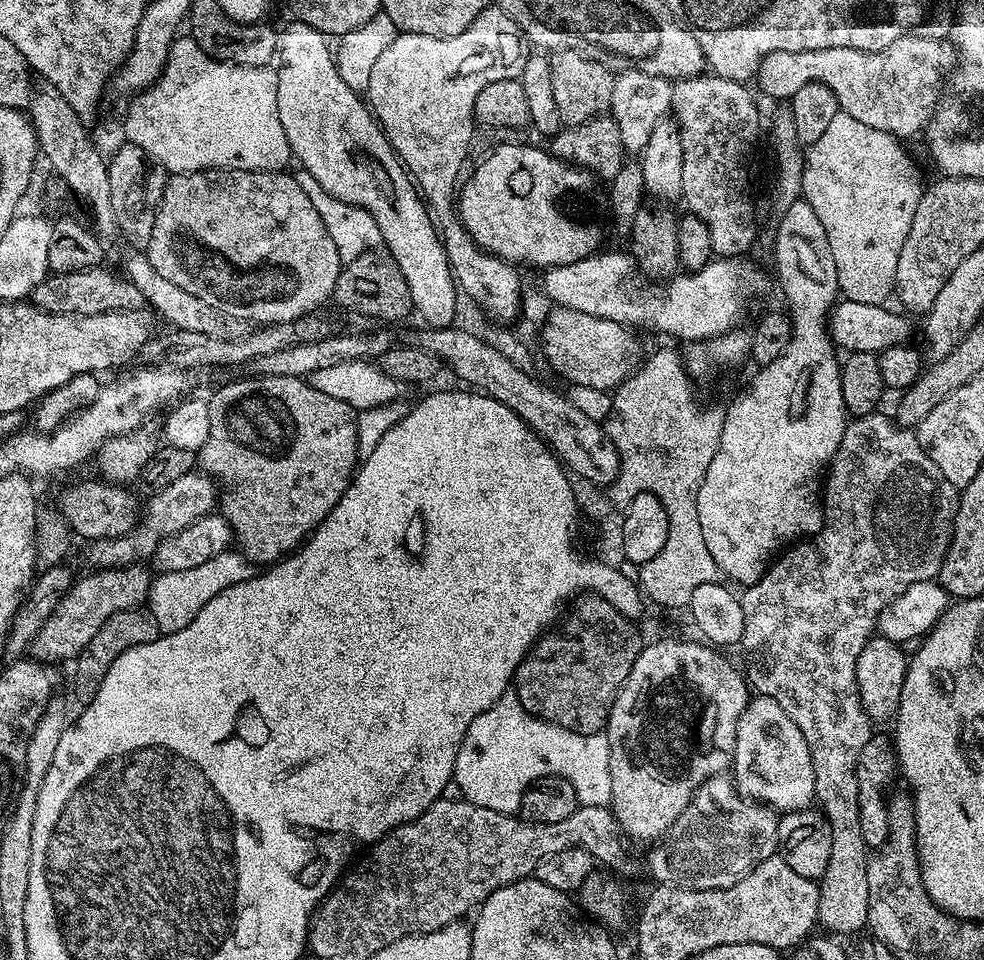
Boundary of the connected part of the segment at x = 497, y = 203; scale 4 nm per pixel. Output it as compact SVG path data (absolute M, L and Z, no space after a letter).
M500 144L467 180L458 192L458 215L470 238L491 256L547 270L601 251L604 219L606 222L610 215L605 189L591 172L559 160L545 149Z

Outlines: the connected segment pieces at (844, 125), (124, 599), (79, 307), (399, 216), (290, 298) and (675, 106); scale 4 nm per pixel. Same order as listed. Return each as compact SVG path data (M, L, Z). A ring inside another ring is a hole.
M840 112L831 120L822 138L807 145L802 198L814 206L814 214L822 222L824 239L830 242L834 284L843 299L884 304L895 291L898 257L924 189L924 182L911 163L911 156L901 144L899 137L874 130L874 126L866 126L858 122L858 118L850 118L850 114Z
M143 563L128 564L124 568L102 568L93 571L93 576L84 576L75 581L72 590L58 602L56 612L38 630L30 649L31 659L41 664L59 665L59 660L75 661L80 651L102 630L106 618L122 610L139 608L147 601L148 591L154 579L153 573L144 569Z
M107 267L87 268L77 272L57 272L45 276L44 281L32 291L30 297L31 303L43 312L57 312L67 316L89 316L90 314L102 314L103 312L131 312L145 307L145 300L138 292L137 286L134 286L127 278L116 280L115 276L107 272Z
M292 22L292 25L288 28L288 32L281 31L279 33L278 64L279 67L276 68L276 77L278 78L278 118L282 121L282 130L286 133L286 142L290 142L290 150L292 151L295 163L300 163L299 167L312 175L314 182L318 182L318 186L322 186L322 190L326 190L334 198L338 198L342 202L364 208L371 214L374 222L378 222L378 230L380 231L383 247L386 249L388 255L392 257L392 261L398 266L398 270L402 270L402 278L406 278L406 286L410 286L410 298L412 299L412 307L415 315L420 315L425 320L423 323L427 327L449 327L455 321L452 319L456 316L456 296L458 297L458 289L456 281L452 279L453 265L450 263L450 257L444 252L444 241L440 239L437 233L435 223L429 209L426 207L425 201L422 199L419 191L414 187L413 181L410 179L407 171L402 167L396 151L393 150L390 142L384 136L384 131L380 128L380 123L377 122L376 117L372 115L371 108L368 107L359 93L356 93L352 88L342 82L342 78L336 70L334 52L330 47L329 37L318 30L314 30L314 26Z
M210 168L207 172L178 172L169 175L168 185L162 194L162 202L156 211L154 218L154 234L150 234L146 253L150 264L154 266L158 274L180 286L189 294L202 298L206 306L214 306L228 316L239 320L247 320L256 326L265 324L285 324L291 320L297 320L317 311L319 304L329 303L334 286L340 277L342 261L322 218L310 202L310 198L302 190L299 181L287 176L284 170L275 172L251 172L250 170L234 170L233 168Z
M711 74L691 76L672 85L671 115L680 128L682 142L682 200L688 203L691 215L706 222L713 253L720 258L743 257L756 240L756 204L752 201L752 172L748 167L760 140L760 112L744 88L741 81Z

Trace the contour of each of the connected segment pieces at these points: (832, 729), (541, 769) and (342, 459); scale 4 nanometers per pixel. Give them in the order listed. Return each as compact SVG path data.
M880 415L855 417L851 421L852 425L849 428L847 425L841 431L838 450L832 455L832 463L827 465L826 479L822 484L824 527L819 529L815 536L801 539L795 546L789 547L769 567L762 579L757 584L747 585L743 589L744 594L742 593L739 597L742 613L745 614L745 629L742 631L740 644L742 649L744 648L745 658L748 659L746 679L759 695L774 698L774 702L778 702L778 706L782 706L782 710L786 710L786 714L790 714L790 718L800 727L806 742L810 746L810 754L814 762L814 778L816 779L815 803L820 804L818 806L819 811L828 821L830 834L833 838L829 864L825 868L824 875L818 880L820 901L816 915L819 927L821 929L824 927L823 931L828 934L856 932L859 928L863 929L868 923L868 911L870 910L870 886L866 886L866 870L868 869L870 849L866 846L866 842L862 842L862 825L858 819L858 754L862 750L862 746L866 746L868 739L874 735L874 722L866 714L858 694L858 682L856 681L858 654L862 654L862 646L866 646L866 642L877 631L876 620L890 601L898 598L898 594L902 594L902 590L914 586L914 582L926 582L927 580L936 580L939 577L948 543L952 541L952 520L956 517L958 503L958 490L953 484L946 482L946 478L942 478L942 470L938 470L938 466L934 466L934 462L930 462L930 458L922 450L915 431L901 428L895 419L888 417L887 420L886 417Z
M509 690L490 706L466 730L458 758L452 771L460 787L460 796L472 804L516 814L526 790L544 776L563 776L578 779L578 800L583 806L609 807L610 742L604 732L578 734L548 720L538 718L522 706L515 691Z
M257 375L256 380L236 380L233 384L224 384L208 400L210 410L210 434L206 442L200 447L198 453L198 468L205 476L211 476L222 489L222 495L218 500L218 508L224 517L224 521L232 527L232 538L235 547L247 560L251 560L256 566L271 566L289 556L299 549L300 545L316 531L316 527L324 521L334 510L334 506L346 494L352 477L358 467L358 430L356 429L357 411L346 406L346 402L338 402L338 398L330 398L314 386L307 379L299 376L262 376Z

